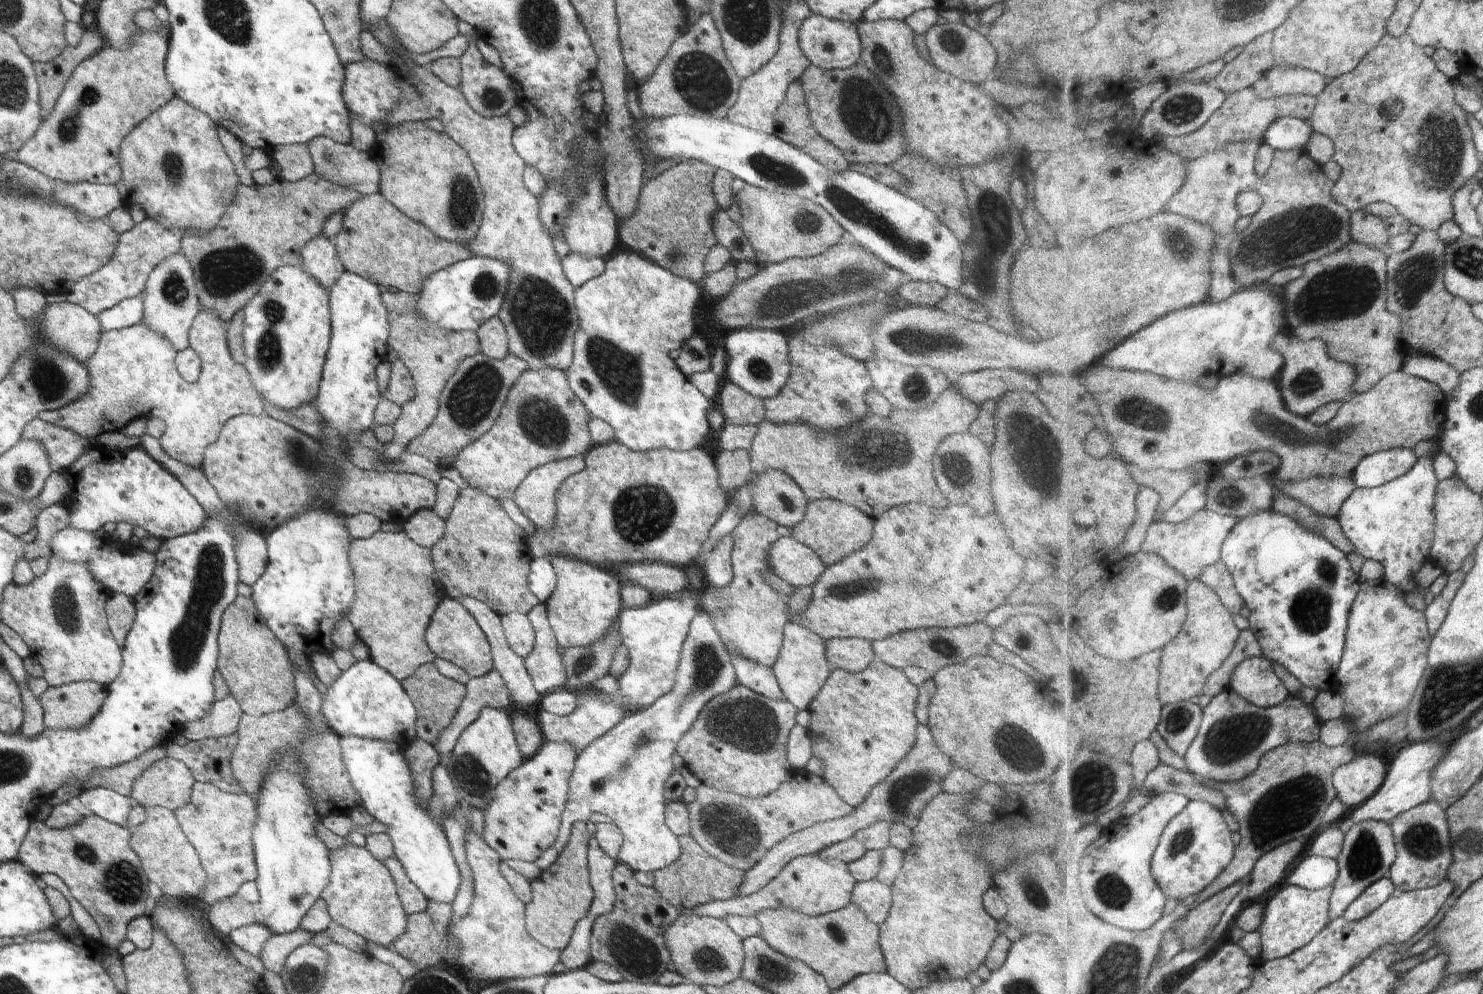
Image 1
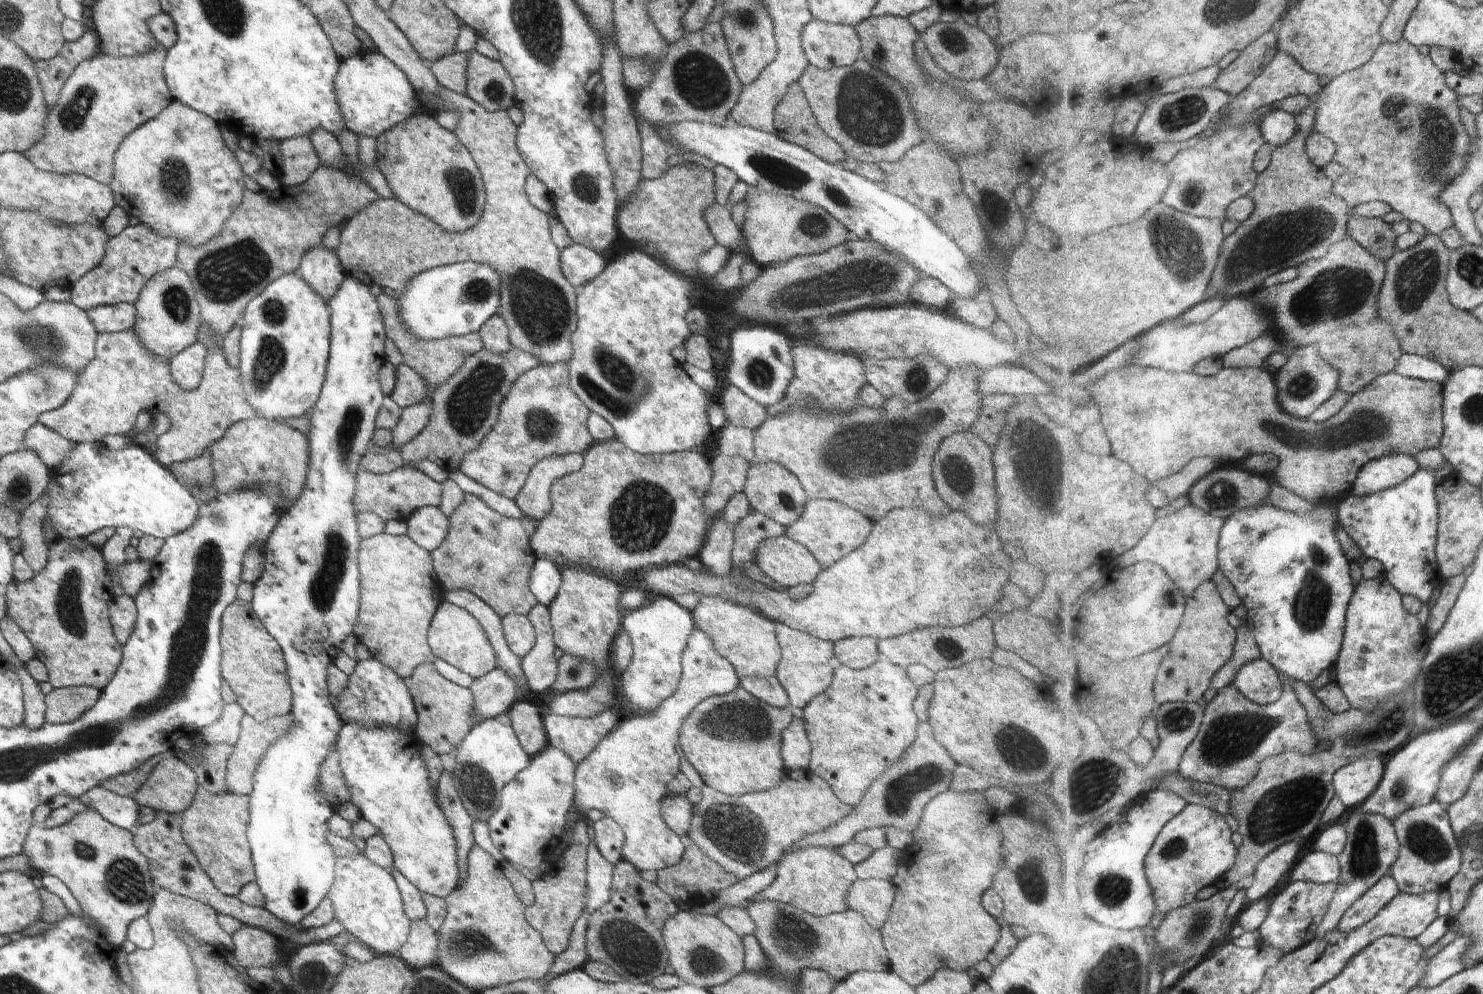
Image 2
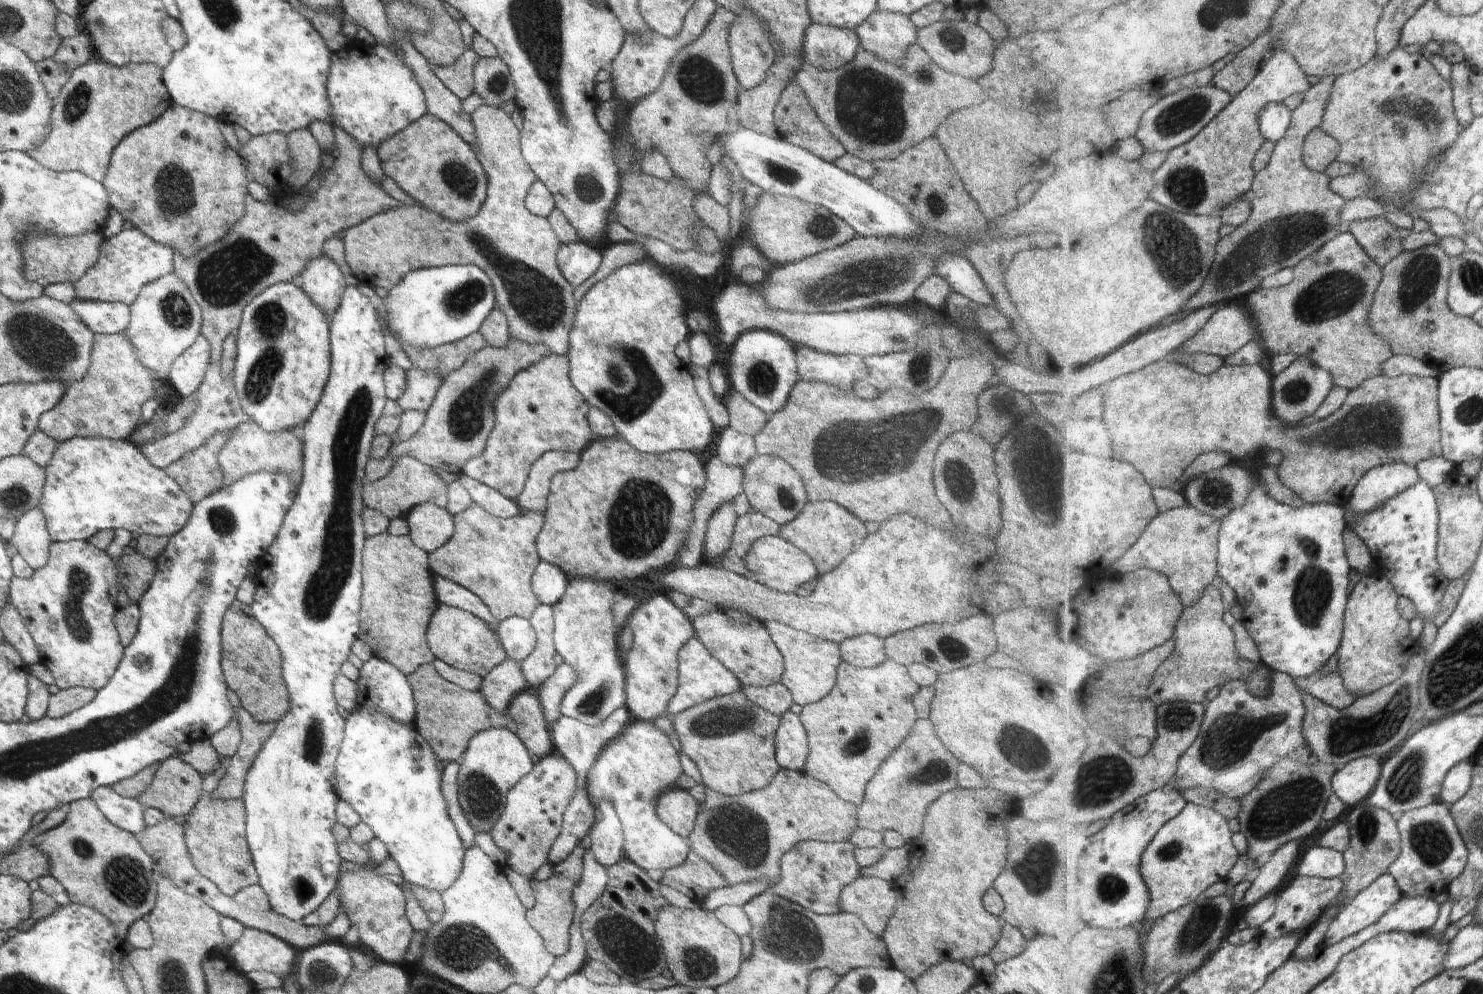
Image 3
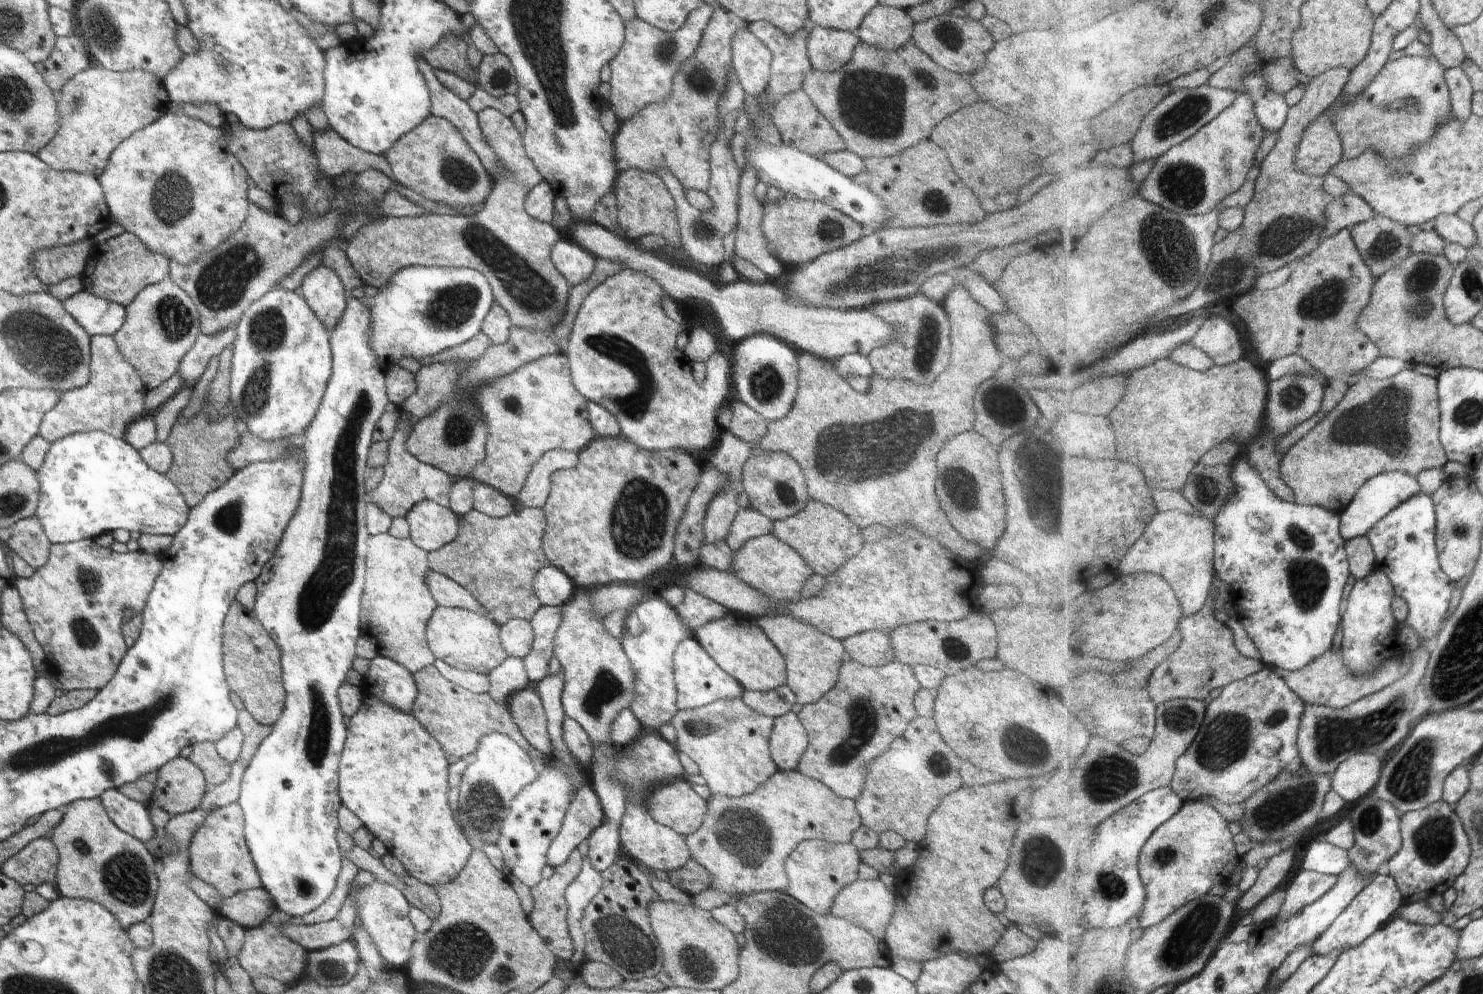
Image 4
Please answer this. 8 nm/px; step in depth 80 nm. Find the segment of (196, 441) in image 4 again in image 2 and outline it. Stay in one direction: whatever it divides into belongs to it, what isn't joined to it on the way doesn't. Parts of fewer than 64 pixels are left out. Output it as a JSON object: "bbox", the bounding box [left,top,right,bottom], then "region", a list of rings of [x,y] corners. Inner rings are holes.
{"bbox":[168,449,215,493],"region":[[[204,449],[196,458],[169,465],[168,470],[189,493],[192,493],[193,489],[212,487],[215,479],[211,452],[208,449]]]}

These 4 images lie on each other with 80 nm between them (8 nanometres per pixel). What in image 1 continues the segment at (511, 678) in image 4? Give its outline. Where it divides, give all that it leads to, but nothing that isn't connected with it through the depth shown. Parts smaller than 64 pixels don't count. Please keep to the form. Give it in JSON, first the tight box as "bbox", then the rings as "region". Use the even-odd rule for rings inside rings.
{"bbox":[432,669,512,758],"region":[[[493,669],[482,677],[471,678],[465,686],[466,696],[460,702],[456,716],[450,726],[438,736],[438,742],[432,744],[440,758],[446,758],[454,751],[460,734],[480,716],[482,708],[492,706],[496,710],[512,710],[508,690],[496,670]]]}

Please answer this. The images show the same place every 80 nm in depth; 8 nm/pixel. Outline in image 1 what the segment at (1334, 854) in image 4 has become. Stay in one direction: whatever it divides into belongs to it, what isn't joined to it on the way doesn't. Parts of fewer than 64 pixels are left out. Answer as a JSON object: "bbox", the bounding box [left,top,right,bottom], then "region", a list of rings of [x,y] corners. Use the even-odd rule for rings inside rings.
{"bbox":[1287,853,1341,890],"region":[[[1307,853],[1294,867],[1287,885],[1298,885],[1310,890],[1322,890],[1335,886],[1341,876],[1338,860]]]}

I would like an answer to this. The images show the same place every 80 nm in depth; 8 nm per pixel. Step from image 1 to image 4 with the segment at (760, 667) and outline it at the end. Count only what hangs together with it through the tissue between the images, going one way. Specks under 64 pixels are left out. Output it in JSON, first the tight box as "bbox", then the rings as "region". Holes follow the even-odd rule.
{"bbox":[741,685,796,719],"region":[[[786,685],[778,686],[778,688],[774,688],[774,690],[769,692],[755,692],[744,689],[741,698],[744,700],[744,704],[748,708],[752,708],[754,712],[774,719],[791,712],[792,707],[796,703],[796,696]]]}

